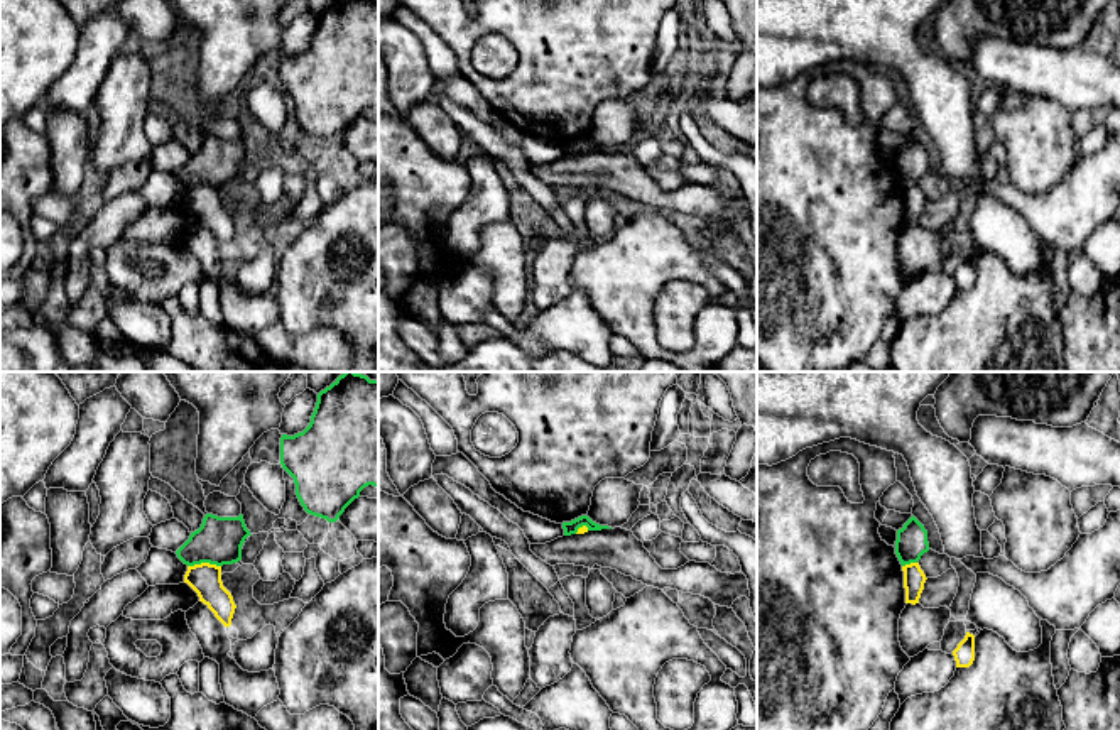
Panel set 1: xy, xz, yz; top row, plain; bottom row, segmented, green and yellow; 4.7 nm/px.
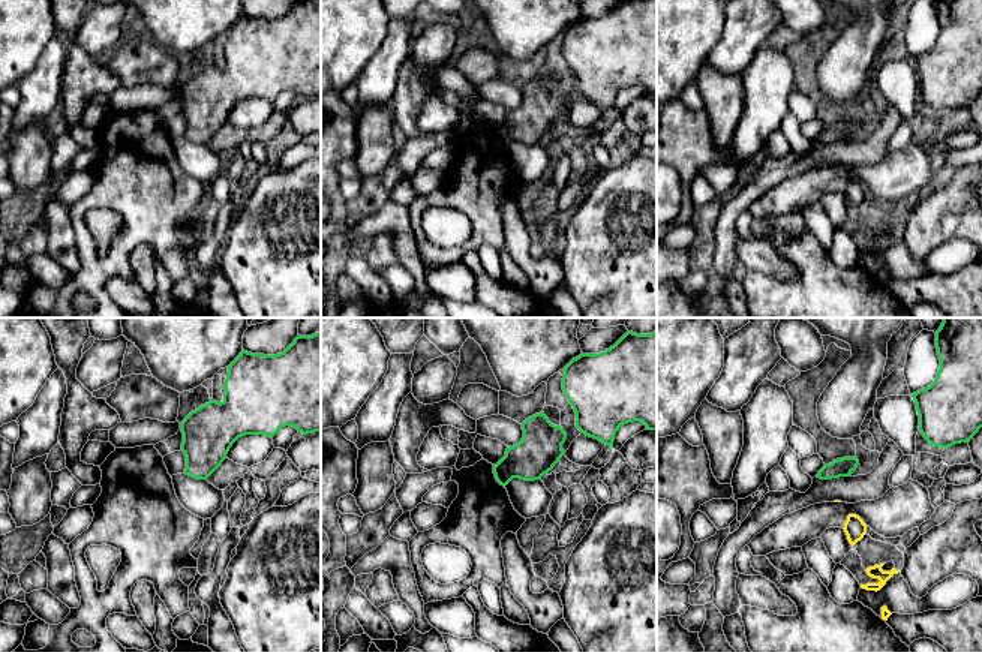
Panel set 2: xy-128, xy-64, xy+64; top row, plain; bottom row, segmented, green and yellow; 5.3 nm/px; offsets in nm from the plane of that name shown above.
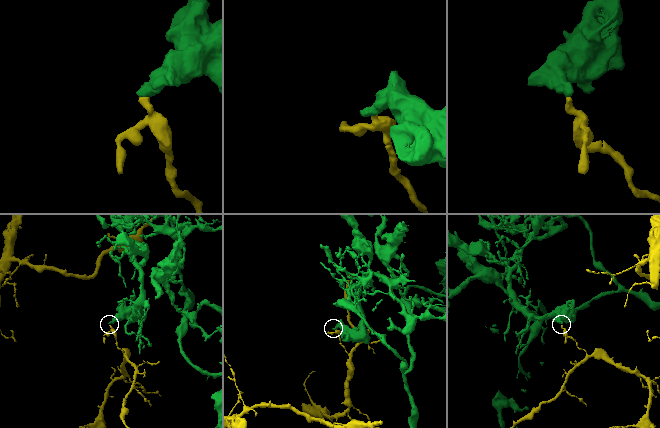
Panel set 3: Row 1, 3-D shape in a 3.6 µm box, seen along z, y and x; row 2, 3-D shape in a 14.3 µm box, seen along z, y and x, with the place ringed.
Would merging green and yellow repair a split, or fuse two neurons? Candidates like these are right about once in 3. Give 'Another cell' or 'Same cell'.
Another cell

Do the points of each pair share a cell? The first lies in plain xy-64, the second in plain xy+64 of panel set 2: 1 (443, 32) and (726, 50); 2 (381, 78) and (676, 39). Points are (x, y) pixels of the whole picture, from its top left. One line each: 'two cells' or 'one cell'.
1: two cells
2: two cells

